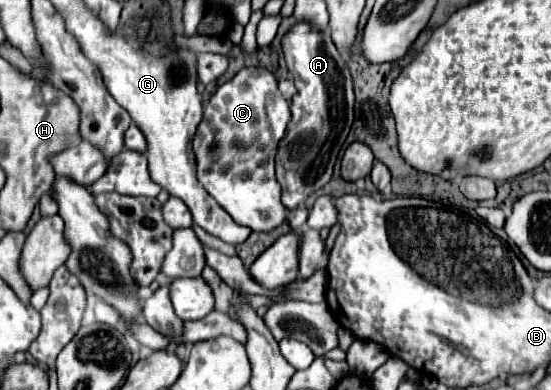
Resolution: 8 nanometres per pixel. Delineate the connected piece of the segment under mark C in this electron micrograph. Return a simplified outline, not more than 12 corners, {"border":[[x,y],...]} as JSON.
{"border":[[266,68],[210,98],[198,182],[240,226],[286,220],[274,176],[290,103]]}

